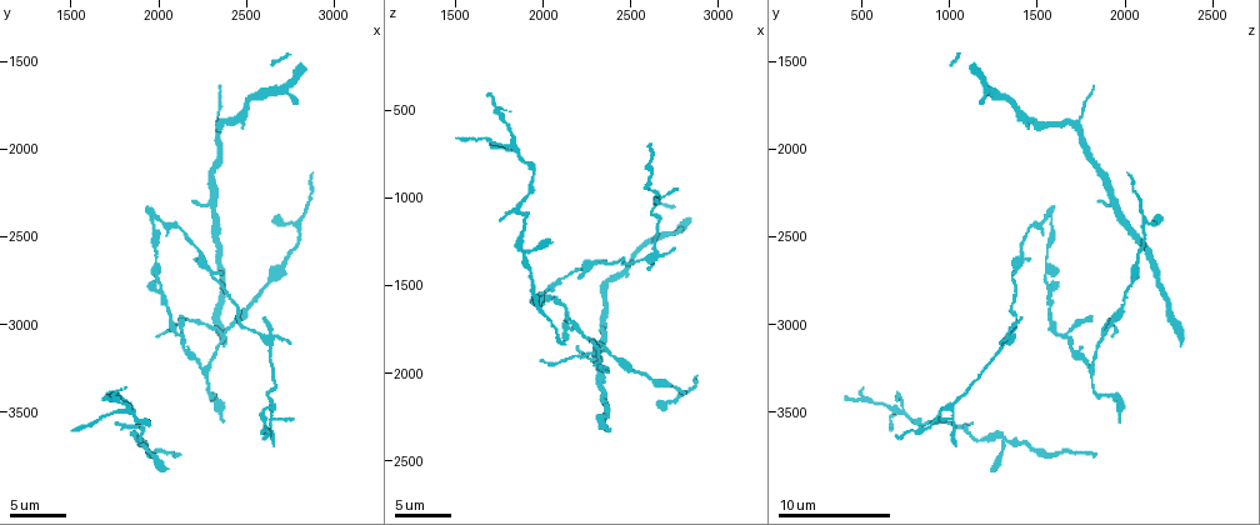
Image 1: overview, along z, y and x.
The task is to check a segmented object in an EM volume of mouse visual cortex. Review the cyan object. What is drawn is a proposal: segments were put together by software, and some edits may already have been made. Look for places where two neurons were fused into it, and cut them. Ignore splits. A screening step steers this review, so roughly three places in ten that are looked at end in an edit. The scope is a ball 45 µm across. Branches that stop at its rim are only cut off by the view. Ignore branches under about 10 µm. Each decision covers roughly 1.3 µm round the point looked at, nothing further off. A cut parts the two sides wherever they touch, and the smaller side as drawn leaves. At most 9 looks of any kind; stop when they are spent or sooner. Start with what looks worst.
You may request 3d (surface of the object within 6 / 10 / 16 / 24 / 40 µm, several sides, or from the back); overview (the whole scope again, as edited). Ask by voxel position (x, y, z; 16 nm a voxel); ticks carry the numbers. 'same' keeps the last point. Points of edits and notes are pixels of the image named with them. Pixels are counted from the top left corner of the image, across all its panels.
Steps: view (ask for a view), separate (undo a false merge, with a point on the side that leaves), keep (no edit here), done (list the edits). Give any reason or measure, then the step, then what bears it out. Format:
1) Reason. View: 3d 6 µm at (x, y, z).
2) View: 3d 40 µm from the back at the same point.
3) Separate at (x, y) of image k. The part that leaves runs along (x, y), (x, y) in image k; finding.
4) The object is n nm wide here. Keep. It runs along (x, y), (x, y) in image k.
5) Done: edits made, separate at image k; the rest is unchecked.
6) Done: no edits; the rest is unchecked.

Thin neck. View: 3d 16 µm at (1960, 2440, 1580).

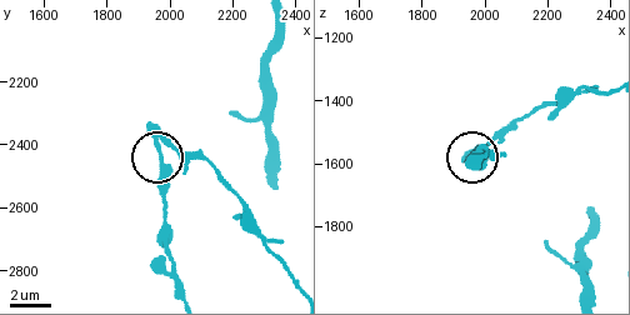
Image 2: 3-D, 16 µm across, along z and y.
Zoom in. View: 3d 6 µm at the same point.

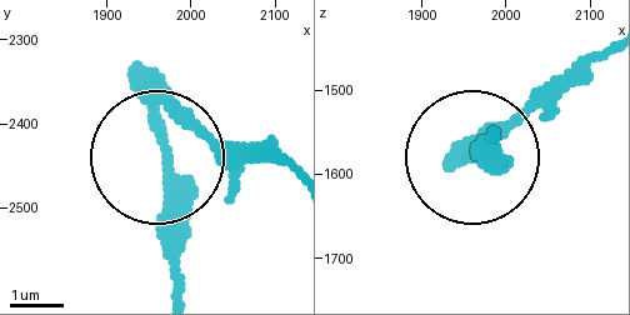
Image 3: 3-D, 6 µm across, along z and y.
3 arms meet here. Separate at (211, 141) of image 3. The part that leaves runs along (165, 105), (281, 159) in image 3; a second neuron is stuck on.

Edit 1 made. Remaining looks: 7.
Redraw. View: overview.

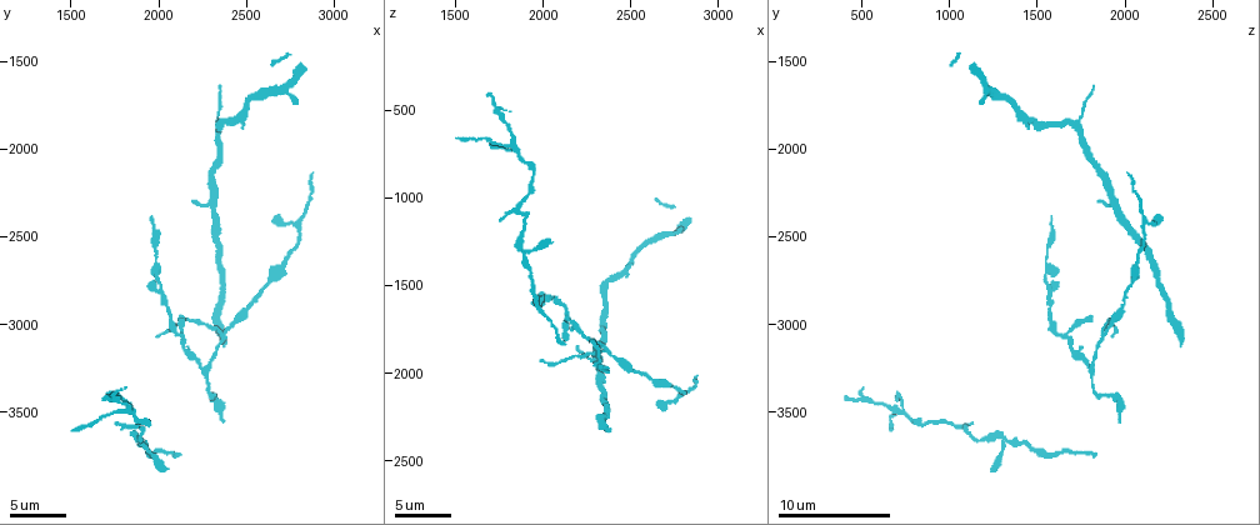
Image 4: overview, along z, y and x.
A narrow waist. View: 3d 6 µm at (1900, 3640, 1320).

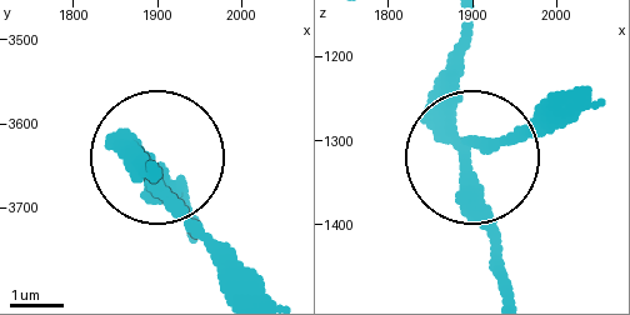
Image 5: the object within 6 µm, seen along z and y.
Keep. One neuron here.

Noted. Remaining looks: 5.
A narrow waist. View: 3d 10 µm at (1860, 3520, 740).

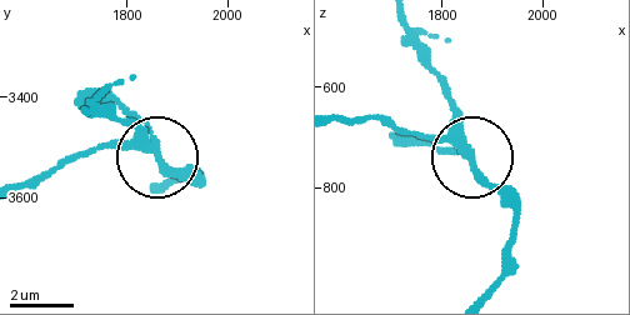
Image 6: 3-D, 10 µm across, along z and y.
3 arms meet here. Keep. It runs along (161, 186), (201, 178), (169, 170), (131, 124) in image 6; continuous, no second neuron.

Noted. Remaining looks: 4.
View: 3d 10 µm at (2280, 3260, 1820).

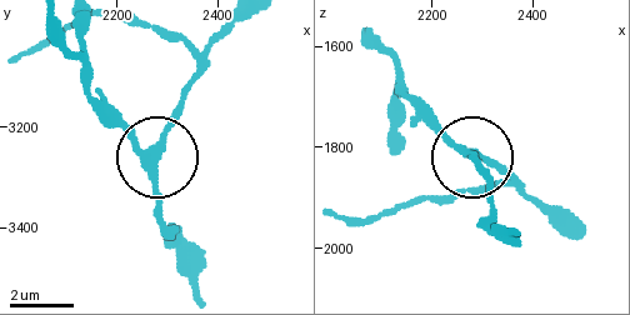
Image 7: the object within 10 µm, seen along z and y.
View: 3d 10 µm from the back at the same point.

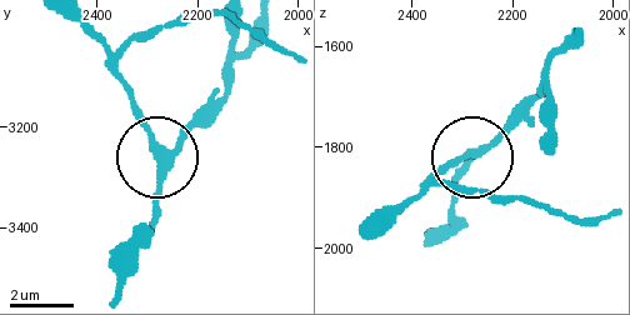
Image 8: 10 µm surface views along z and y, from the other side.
The object is 220 nm wide here. Separate at (133, 105) of image 8. The part that leaves runs along (155, 145), (90, 26) in image 8; a second neuron is stuck on.

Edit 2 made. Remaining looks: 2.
Done: edits made, separate at image 3, separate at image 8; the rest is unchecked.

